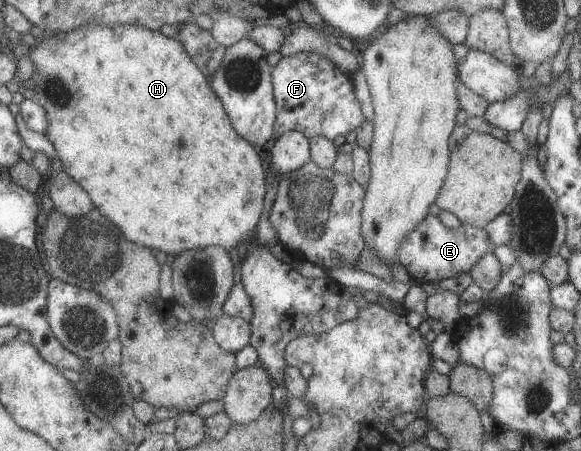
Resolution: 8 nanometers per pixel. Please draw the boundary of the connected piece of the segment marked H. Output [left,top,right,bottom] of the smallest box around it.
[28,24,266,256]

